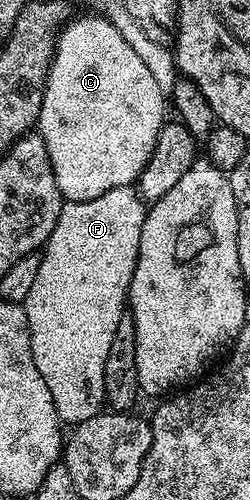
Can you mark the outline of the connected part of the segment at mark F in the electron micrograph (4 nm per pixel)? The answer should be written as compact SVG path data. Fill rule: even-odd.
M133 186L114 188L114 190L90 201L65 202L59 211L58 223L55 224L55 229L51 232L50 239L41 252L38 279L34 279L34 287L30 287L30 295L22 302L24 314L30 327L30 347L34 355L34 367L38 367L42 379L46 379L46 387L50 387L50 395L54 395L54 407L65 426L74 427L105 408L106 361L110 355L110 345L114 342L118 321L121 315L126 312L129 284L132 281L134 267L140 253L141 227L145 221L147 210L143 198L139 196Z

